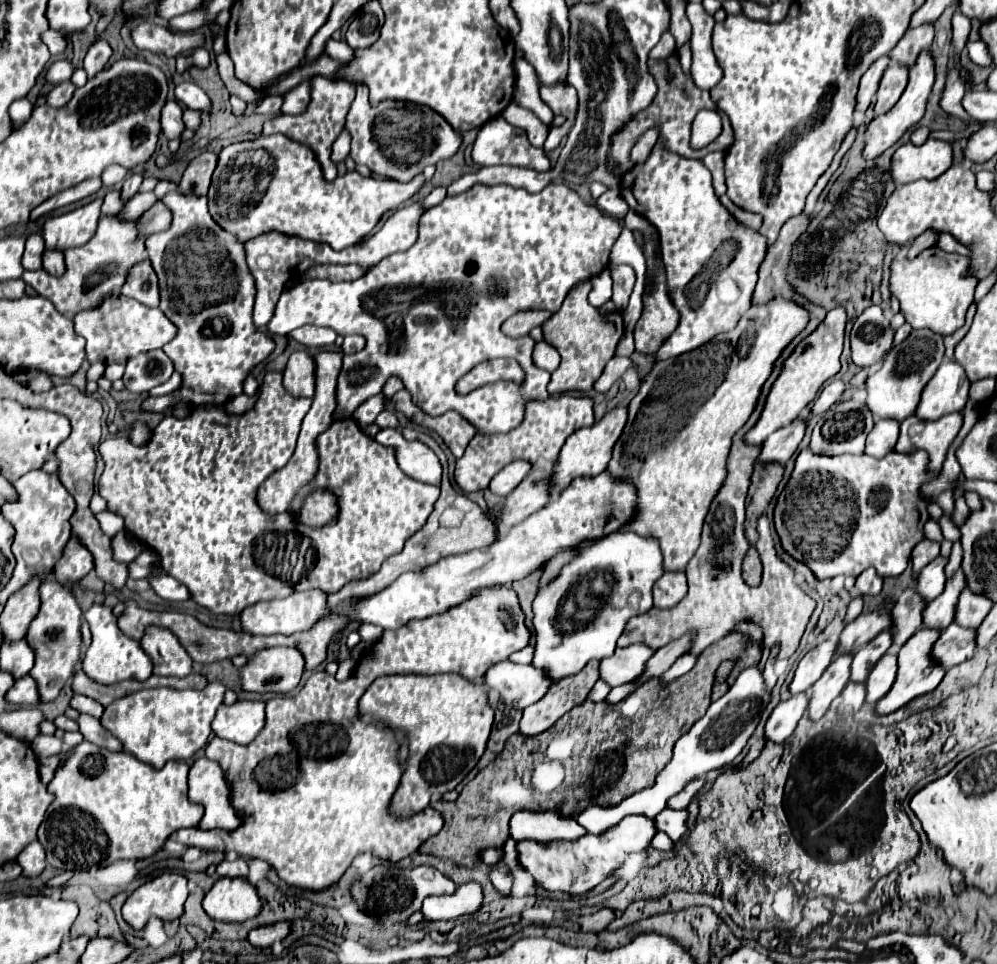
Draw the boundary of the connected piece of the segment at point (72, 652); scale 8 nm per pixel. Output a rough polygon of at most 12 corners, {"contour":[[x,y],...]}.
{"contour":[[42,582],[28,638],[40,702],[80,662],[82,608],[70,588]]}

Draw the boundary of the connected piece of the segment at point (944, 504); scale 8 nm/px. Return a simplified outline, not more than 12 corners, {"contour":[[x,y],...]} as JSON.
{"contour":[[952,490],[940,492],[936,504],[944,516],[952,518],[954,494]]}

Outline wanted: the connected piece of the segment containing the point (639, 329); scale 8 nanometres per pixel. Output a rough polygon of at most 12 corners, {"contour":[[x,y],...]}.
{"contour":[[628,212],[626,228],[644,238],[646,284],[634,328],[638,352],[654,352],[678,326],[666,288],[656,228]]}

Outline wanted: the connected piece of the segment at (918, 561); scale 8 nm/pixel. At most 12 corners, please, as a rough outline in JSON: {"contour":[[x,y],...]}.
{"contour":[[938,542],[918,544],[912,550],[912,580],[940,554]]}

